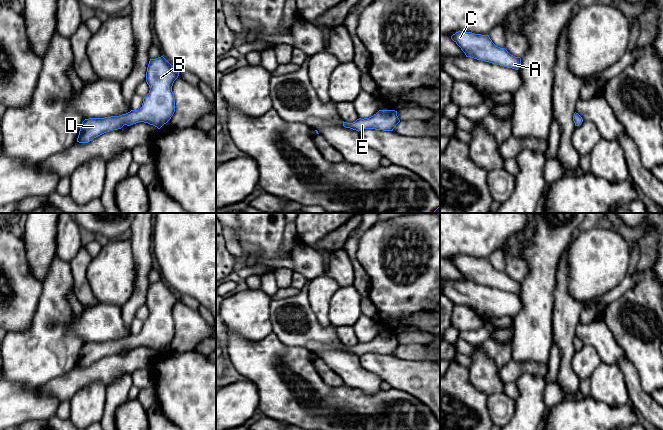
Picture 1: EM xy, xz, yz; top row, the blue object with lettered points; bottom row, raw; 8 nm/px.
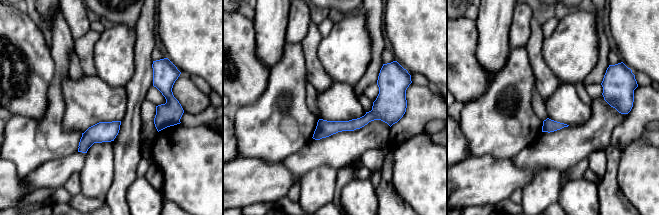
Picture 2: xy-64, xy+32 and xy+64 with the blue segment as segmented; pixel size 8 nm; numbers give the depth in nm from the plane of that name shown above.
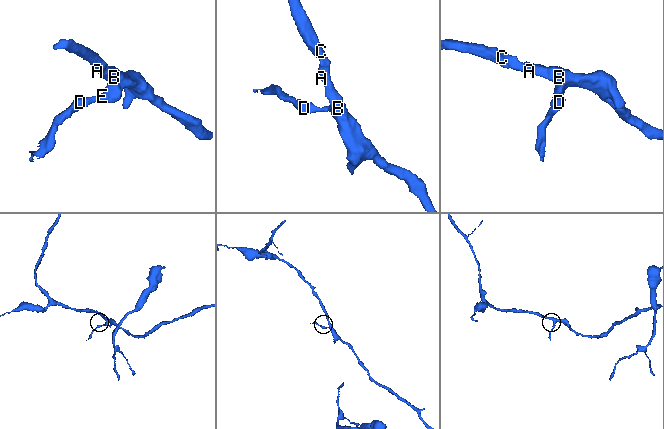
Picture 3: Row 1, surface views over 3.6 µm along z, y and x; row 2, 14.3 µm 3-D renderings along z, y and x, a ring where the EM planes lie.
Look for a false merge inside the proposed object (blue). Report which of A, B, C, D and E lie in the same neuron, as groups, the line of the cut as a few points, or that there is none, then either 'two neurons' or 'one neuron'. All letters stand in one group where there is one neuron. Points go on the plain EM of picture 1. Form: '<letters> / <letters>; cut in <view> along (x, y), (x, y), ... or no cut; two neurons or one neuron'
A B C D E; no cut; one neuron

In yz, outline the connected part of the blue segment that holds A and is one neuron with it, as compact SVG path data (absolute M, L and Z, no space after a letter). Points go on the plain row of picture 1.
M458 255L451 263L461 272L466 281L518 294L521 282L511 279L505 272L496 270L489 259Z

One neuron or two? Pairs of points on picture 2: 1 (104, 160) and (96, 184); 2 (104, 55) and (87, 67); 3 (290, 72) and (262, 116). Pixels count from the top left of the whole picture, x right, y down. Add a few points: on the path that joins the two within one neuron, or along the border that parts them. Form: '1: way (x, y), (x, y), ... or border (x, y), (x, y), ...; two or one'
1: way (99, 166), (96, 178); one
2: border (98, 40), (93, 48), (95, 74); two
3: way (287, 83), (274, 97), (273, 105); one

